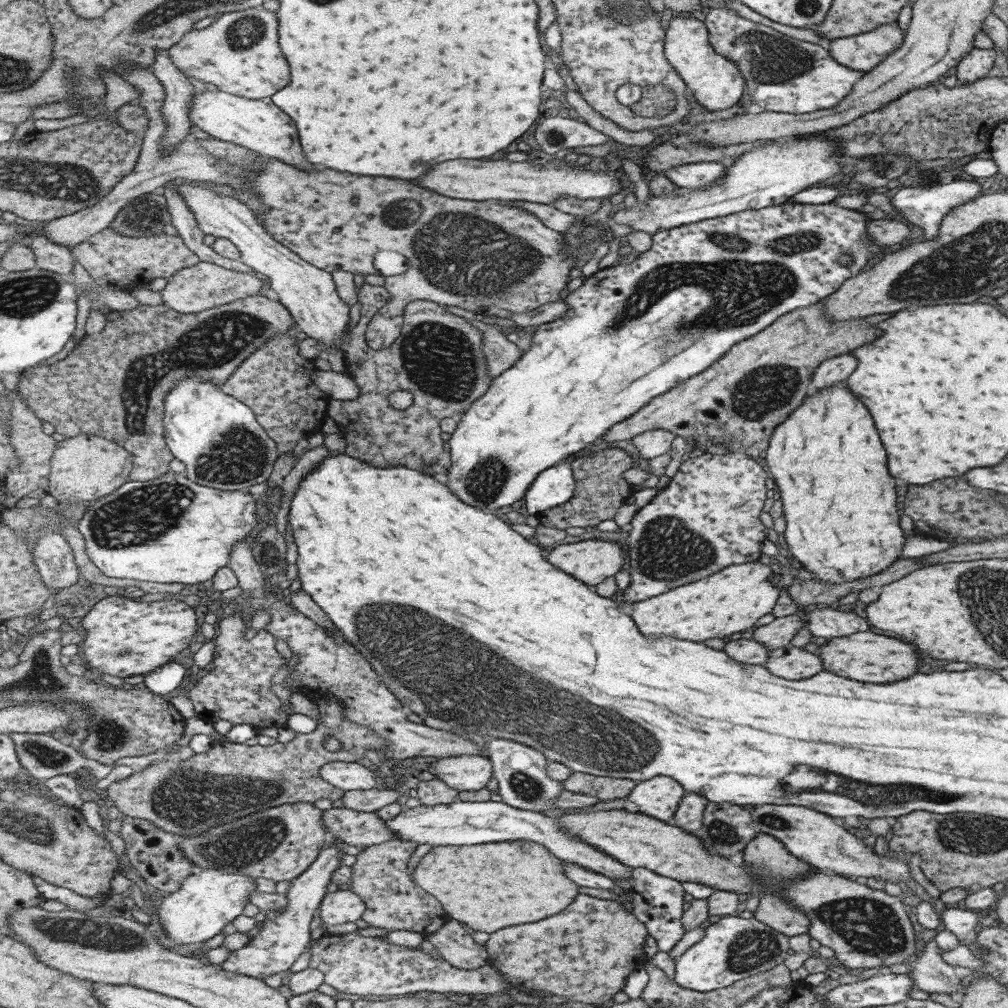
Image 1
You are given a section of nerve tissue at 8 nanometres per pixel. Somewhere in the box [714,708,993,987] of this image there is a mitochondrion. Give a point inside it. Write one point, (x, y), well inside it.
(871, 927)

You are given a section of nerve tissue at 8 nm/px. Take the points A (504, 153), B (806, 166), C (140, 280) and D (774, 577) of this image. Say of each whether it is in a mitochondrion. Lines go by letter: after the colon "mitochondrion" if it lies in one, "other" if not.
A: other
B: other
C: other
D: other

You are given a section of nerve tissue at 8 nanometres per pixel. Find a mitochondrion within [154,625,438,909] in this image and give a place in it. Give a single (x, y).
(241, 844)

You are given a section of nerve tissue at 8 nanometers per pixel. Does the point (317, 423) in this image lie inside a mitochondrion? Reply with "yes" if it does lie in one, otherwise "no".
no

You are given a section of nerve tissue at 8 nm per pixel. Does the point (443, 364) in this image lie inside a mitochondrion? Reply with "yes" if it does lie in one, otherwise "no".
yes

